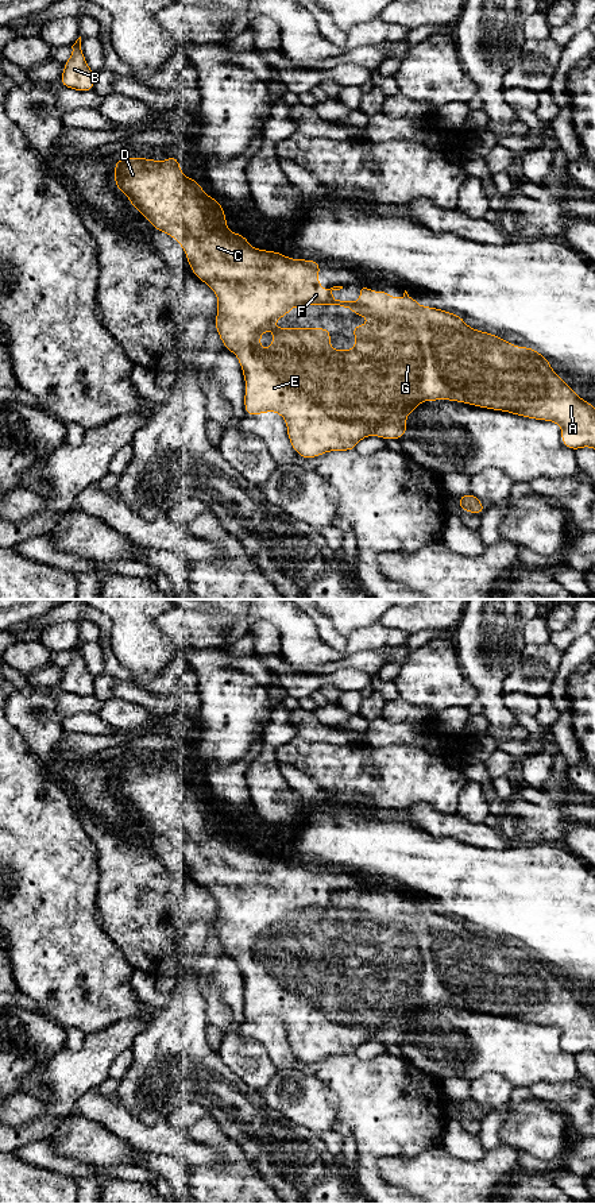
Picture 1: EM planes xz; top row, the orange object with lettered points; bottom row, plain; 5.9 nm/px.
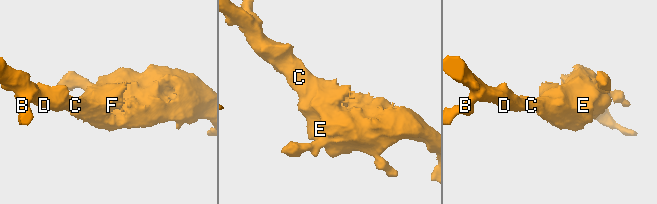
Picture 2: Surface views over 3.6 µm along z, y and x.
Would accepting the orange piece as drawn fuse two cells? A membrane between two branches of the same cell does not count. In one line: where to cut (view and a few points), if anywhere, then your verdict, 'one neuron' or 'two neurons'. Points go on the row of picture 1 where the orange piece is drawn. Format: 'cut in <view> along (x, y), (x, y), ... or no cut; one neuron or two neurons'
no cut; one neuron

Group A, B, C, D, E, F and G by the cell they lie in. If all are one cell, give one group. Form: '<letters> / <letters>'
A B C D E F G

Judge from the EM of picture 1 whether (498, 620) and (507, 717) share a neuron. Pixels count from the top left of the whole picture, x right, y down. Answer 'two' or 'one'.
one

